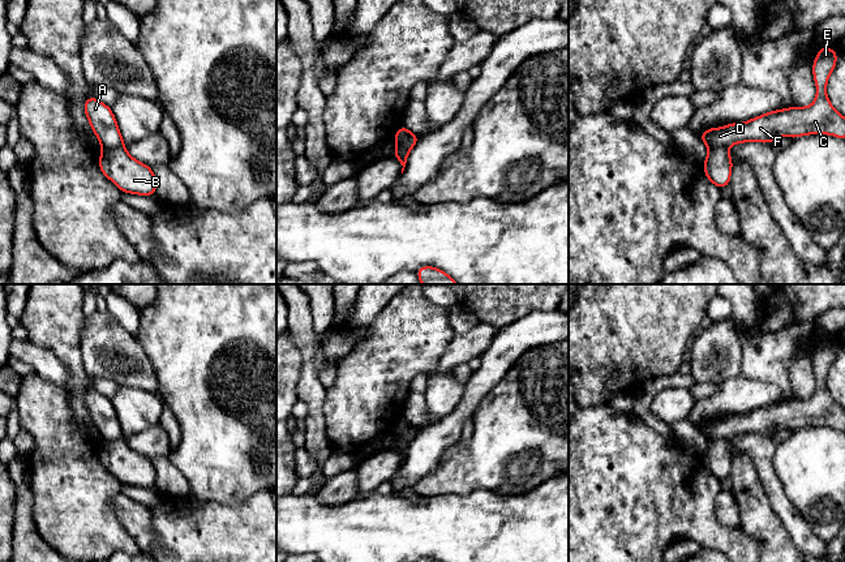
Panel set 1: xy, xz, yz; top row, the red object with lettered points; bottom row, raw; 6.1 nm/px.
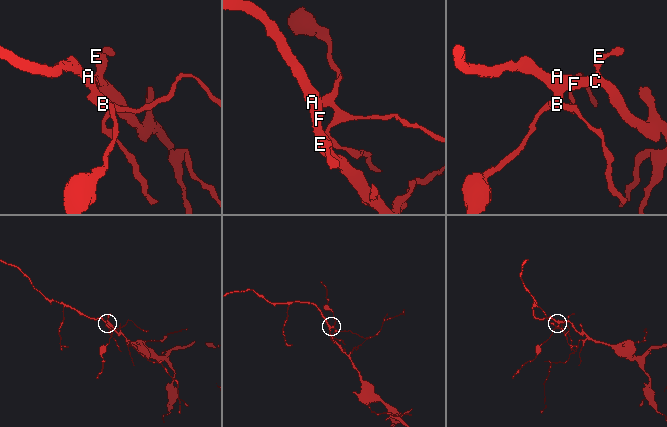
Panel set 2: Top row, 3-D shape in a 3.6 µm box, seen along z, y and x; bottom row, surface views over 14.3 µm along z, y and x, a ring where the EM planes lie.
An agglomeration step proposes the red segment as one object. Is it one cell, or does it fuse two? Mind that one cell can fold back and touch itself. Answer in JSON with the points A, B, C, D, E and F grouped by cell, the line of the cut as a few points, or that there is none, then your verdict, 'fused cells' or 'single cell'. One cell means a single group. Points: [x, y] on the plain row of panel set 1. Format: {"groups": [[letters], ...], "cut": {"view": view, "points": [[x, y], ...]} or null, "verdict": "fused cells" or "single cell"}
{"groups": [["A", "C", "D", "E", "F"], ["B"]], "cut": {"view": "xz", "points": [[411, 425], [403, 438], [404, 441], [397, 449]]}, "verdict": "fused cells"}

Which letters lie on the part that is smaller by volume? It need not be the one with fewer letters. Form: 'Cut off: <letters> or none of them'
Cut off: B

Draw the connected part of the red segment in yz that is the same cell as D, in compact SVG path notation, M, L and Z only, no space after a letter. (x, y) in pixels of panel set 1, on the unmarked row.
M822 339L814 357L816 390L810 399L790 399L754 409L746 415L726 416L724 420L709 420L699 428L708 438L729 439L742 434L776 433L782 428L797 430L805 426L832 426L845 433L845 409L831 396L827 389L827 374L837 355L837 344Z

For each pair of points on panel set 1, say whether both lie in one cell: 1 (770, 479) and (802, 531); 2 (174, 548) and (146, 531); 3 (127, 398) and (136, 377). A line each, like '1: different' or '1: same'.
1: same
2: different
3: different

